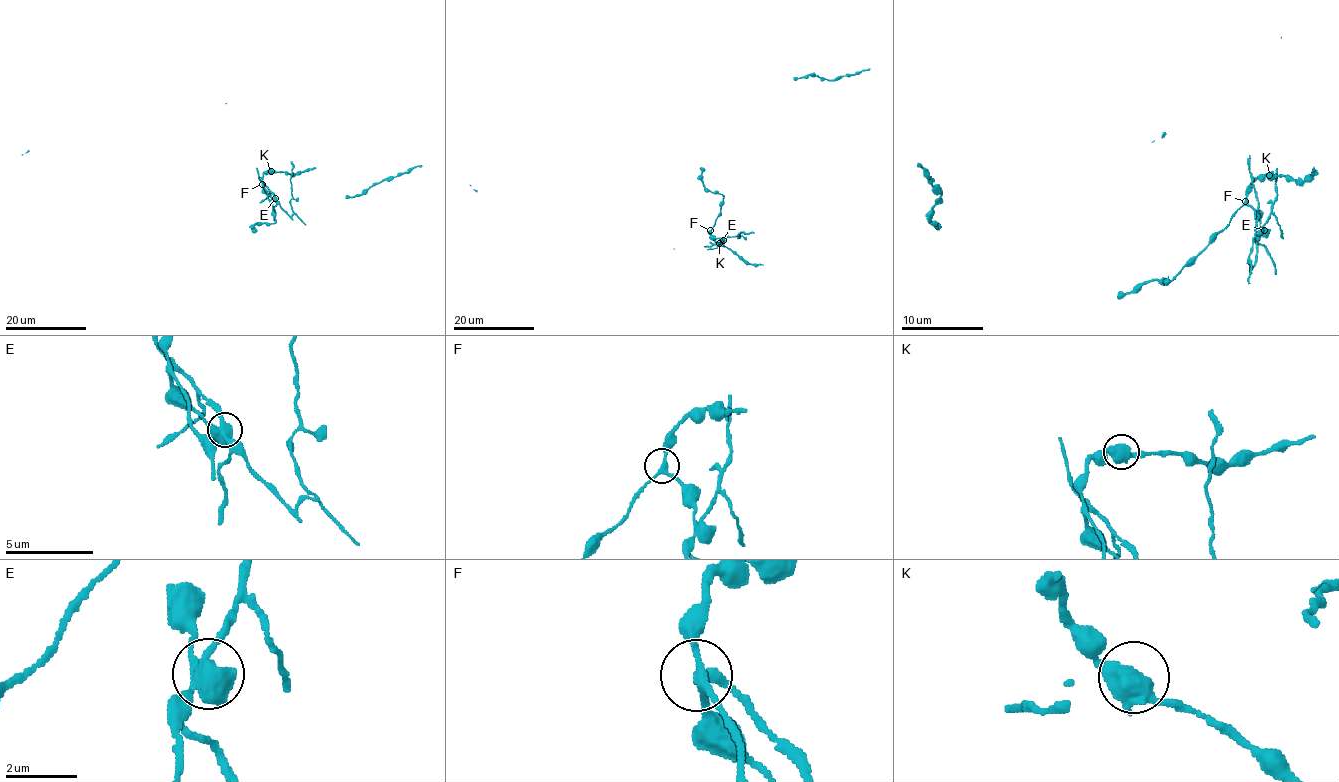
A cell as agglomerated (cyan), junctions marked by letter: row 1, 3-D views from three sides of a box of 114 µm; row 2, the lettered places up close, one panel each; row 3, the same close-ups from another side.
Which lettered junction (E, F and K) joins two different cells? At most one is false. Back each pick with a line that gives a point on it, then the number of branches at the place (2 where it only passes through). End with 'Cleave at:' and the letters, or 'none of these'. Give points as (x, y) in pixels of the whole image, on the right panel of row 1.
E: (1264, 230) | 3
Cleave at: E

